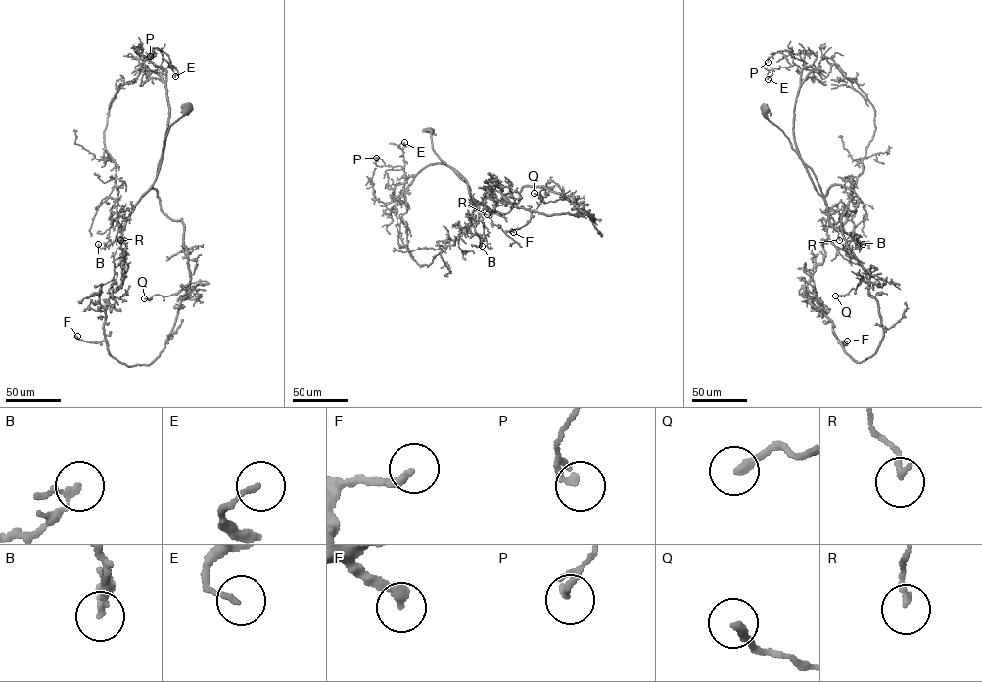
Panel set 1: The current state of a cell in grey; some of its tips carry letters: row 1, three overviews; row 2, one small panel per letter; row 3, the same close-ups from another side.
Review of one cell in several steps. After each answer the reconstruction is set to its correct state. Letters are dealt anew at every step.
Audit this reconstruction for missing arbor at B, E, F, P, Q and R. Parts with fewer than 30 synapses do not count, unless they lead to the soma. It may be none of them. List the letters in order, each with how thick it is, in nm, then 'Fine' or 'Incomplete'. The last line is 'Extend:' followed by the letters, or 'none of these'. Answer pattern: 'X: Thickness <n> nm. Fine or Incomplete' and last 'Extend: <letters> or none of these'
B: Thickness 130 nm. Fine
E: Thickness 130 nm. Fine
F: Thickness 280 nm. Fine
P: Thickness 200 nm. Fine
Q: Thickness 260 nm. Fine
R: Thickness 150 nm. Fine
Extend: none of these

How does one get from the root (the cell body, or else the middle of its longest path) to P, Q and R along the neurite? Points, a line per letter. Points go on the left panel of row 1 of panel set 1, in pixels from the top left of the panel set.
P: (188, 106), (170, 126), (155, 182), (142, 196), (157, 174), (169, 115), (169, 65), (157, 48), (150, 56)
Q: (188, 106), (170, 126), (155, 182), (142, 196), (156, 189), (161, 210), (181, 219), (189, 287), (144, 298)
R: (188, 106), (184, 114), (168, 129), (155, 182), (121, 228), (120, 240)

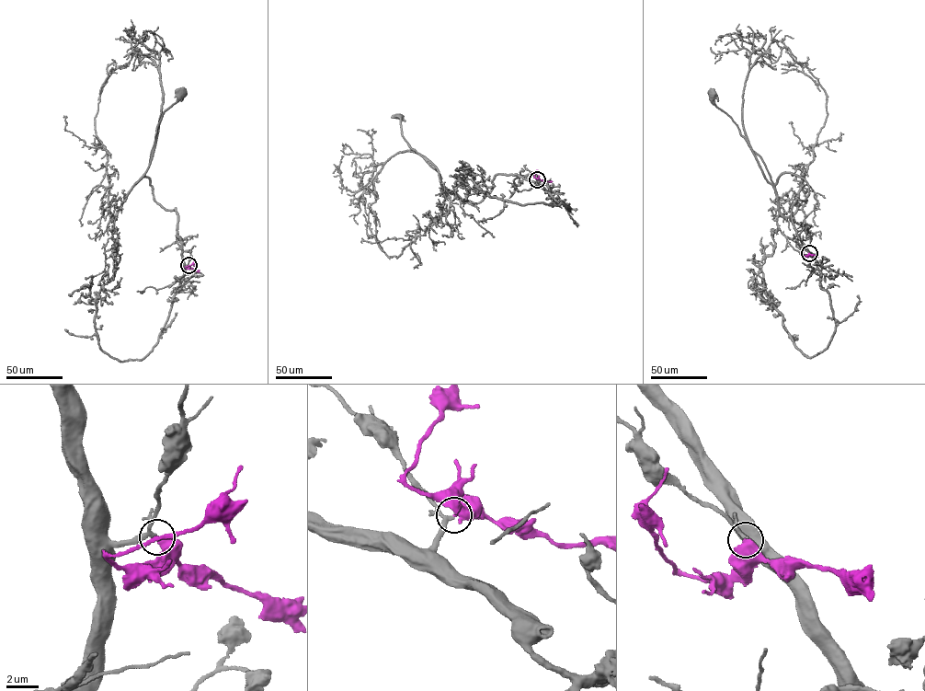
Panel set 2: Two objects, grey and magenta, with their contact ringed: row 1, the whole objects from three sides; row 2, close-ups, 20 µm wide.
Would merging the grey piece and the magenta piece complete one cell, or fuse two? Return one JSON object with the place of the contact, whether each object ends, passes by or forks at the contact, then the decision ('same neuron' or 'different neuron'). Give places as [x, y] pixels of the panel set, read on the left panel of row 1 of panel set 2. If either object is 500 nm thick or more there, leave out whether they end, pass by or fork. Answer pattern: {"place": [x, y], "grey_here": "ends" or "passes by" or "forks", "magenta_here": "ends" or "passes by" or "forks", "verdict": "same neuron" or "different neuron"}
{"place": [188, 265], "grey_here": "passes by", "magenta_here": "ends", "verdict": "same neuron"}

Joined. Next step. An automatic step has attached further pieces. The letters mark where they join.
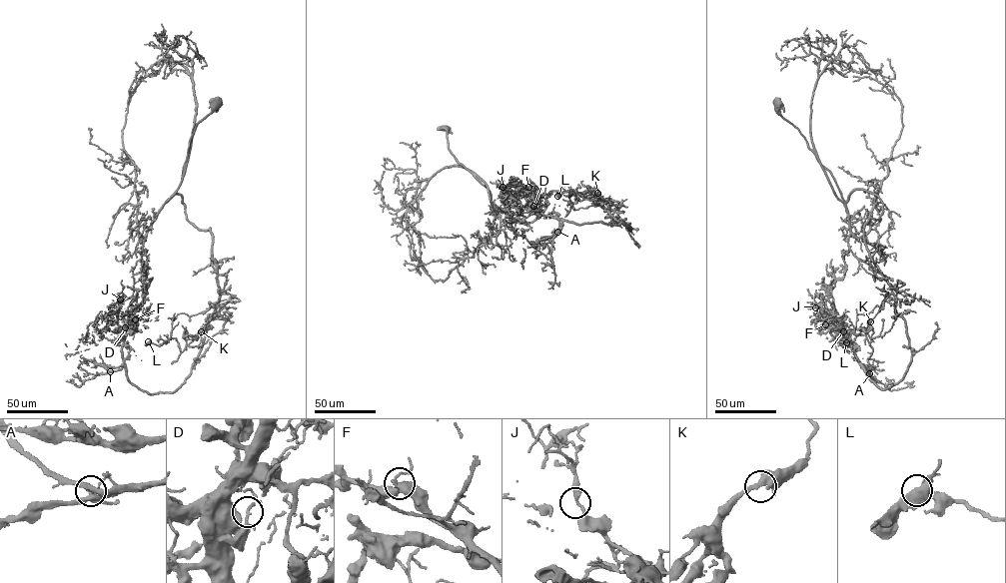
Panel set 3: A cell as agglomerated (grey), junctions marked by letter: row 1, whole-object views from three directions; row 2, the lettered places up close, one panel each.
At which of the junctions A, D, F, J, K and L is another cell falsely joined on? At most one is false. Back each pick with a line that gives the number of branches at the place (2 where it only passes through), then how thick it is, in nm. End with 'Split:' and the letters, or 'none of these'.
D: Branches: 3. Thickness 150 nm
Split: D

